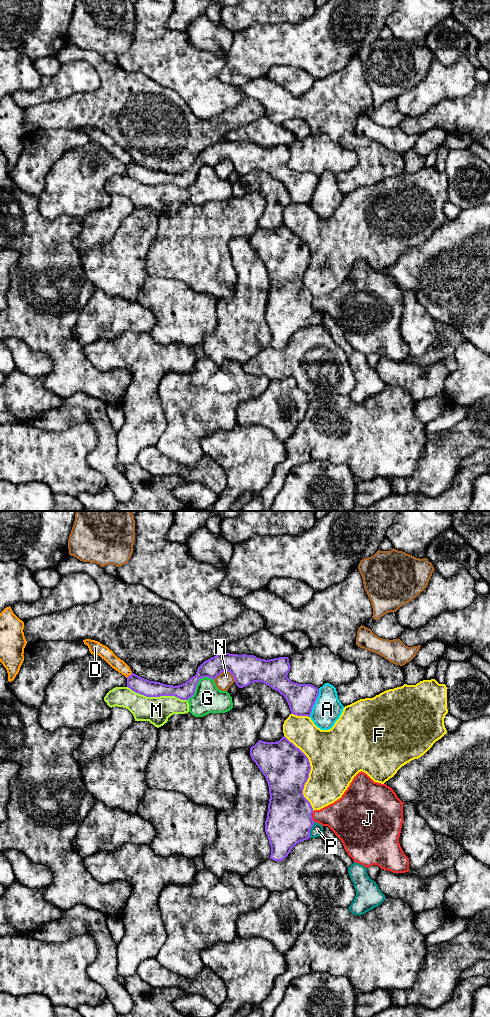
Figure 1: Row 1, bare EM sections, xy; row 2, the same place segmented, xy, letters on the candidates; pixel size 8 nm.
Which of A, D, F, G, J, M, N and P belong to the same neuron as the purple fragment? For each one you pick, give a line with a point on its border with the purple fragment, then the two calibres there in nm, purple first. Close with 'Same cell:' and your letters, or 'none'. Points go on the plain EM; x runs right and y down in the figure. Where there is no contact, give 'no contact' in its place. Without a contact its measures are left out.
P: xy (310, 317) | 360/100 nm
Same cell: P

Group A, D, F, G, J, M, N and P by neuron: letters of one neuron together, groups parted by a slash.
A / D F N / G / J / M / P

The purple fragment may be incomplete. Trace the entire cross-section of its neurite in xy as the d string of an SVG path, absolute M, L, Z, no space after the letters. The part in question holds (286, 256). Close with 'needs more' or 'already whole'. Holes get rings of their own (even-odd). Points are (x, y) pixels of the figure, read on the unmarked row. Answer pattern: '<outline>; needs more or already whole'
M283 224L277 230L259 228L250 236L250 244L266 266L269 274L269 292L265 320L271 334L270 347L284 348L299 330L322 324L323 314L312 307L313 296L304 285L304 273L311 258L307 244Z; needs more

